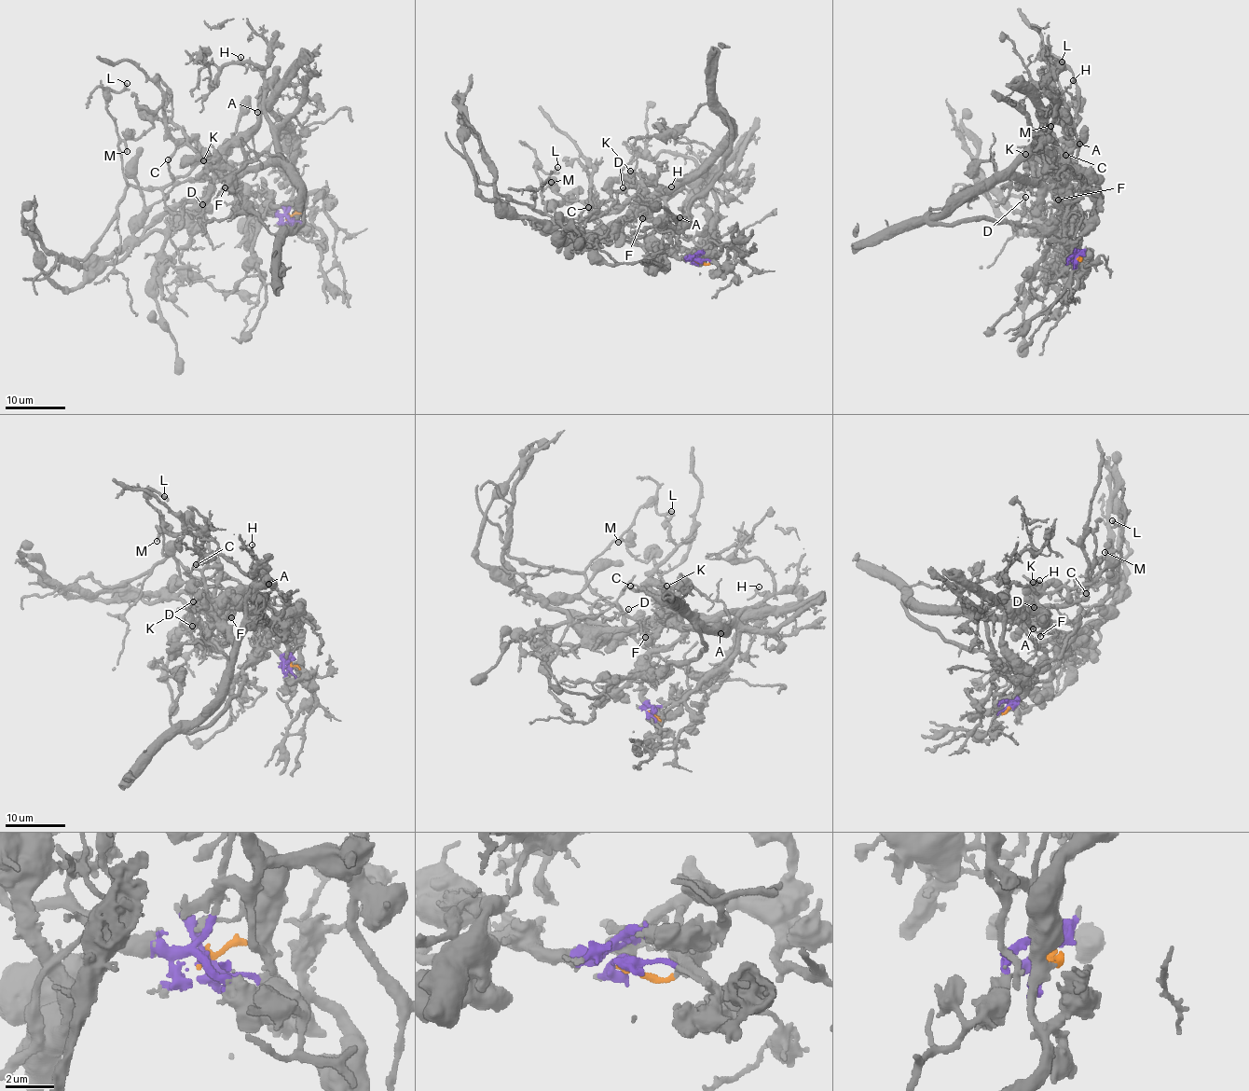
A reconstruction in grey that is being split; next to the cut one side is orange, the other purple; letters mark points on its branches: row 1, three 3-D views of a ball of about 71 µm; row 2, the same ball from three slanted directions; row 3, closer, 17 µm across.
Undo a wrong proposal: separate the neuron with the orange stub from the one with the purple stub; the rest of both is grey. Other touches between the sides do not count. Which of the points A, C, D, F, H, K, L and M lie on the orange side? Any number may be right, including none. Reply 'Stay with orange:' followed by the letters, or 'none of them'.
Stay with orange: A, C, F, H, K

